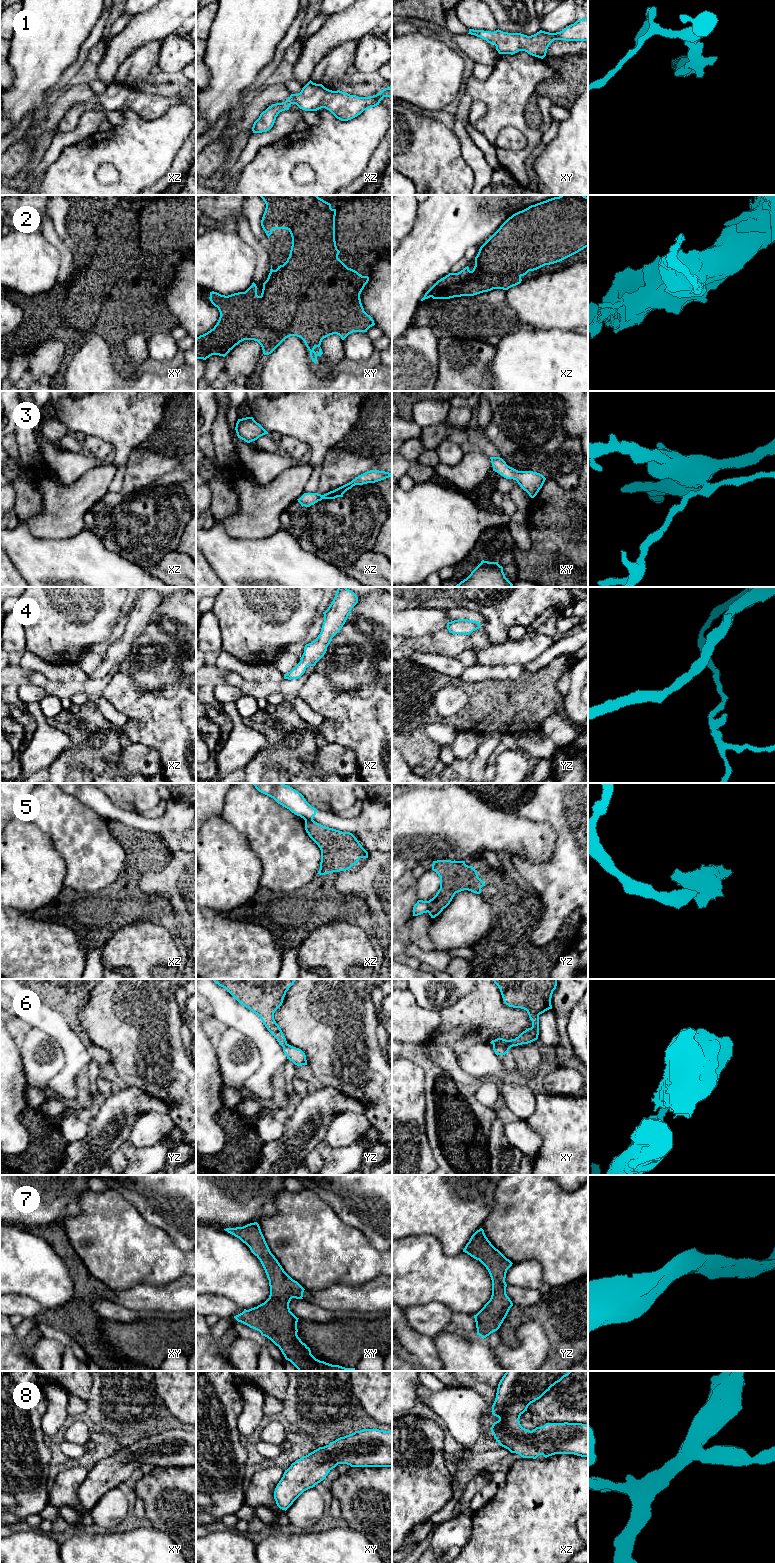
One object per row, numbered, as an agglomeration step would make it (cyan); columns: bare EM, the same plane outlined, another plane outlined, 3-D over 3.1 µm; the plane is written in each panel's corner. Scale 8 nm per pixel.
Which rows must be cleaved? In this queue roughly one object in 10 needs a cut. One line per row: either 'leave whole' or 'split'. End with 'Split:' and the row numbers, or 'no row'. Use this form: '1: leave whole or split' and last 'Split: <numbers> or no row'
1: leave whole
2: leave whole
3: leave whole
4: leave whole
5: split
6: split
7: leave whole
8: leave whole
Split: 5, 6

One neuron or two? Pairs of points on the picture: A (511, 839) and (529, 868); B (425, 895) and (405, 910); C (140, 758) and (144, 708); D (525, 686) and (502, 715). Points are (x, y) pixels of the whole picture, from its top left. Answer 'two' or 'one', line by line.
A: two
B: two
C: two
D: one

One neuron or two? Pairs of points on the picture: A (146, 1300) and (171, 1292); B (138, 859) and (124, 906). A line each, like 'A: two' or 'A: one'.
A: one
B: one

